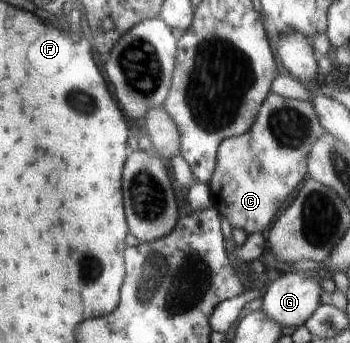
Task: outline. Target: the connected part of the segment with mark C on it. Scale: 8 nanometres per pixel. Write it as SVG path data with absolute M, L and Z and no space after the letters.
M269 93L261 103L259 114L249 129L249 132L240 137L231 137L224 140L219 146L216 158L214 176L208 182L209 200L213 206L213 184L215 184L215 206L213 208L229 220L231 226L243 228L245 232L265 232L267 226L275 220L279 214L283 202L289 198L289 194L305 181L308 168L306 165L308 154L312 146L325 132L318 116L309 101L298 98L287 98L278 94Z

